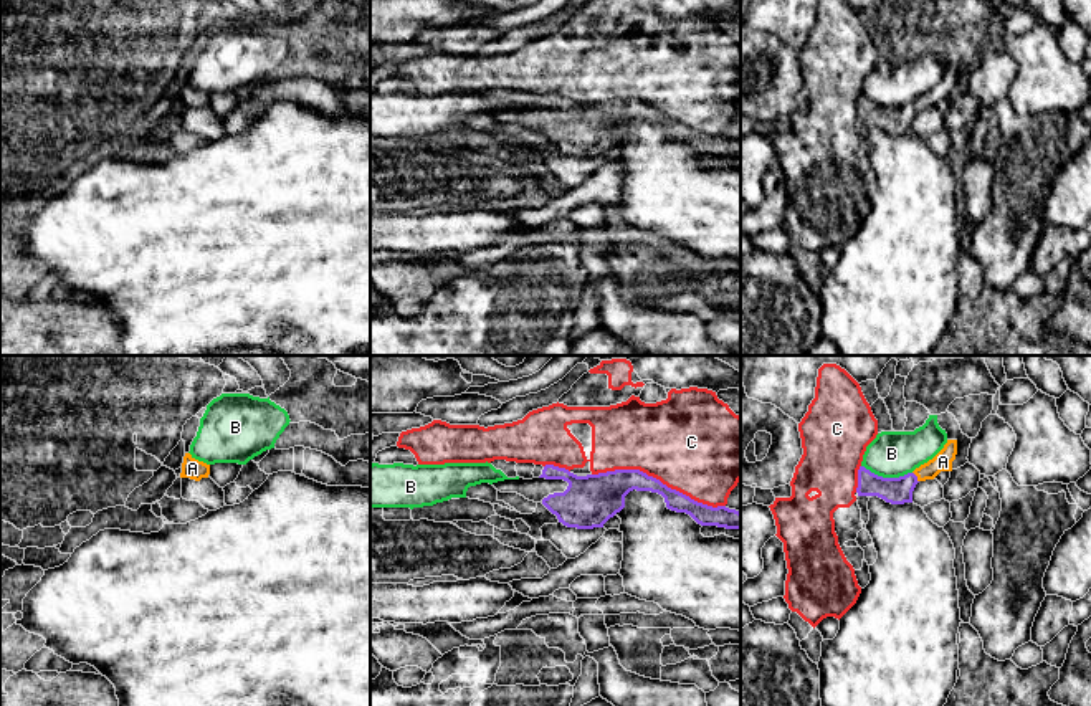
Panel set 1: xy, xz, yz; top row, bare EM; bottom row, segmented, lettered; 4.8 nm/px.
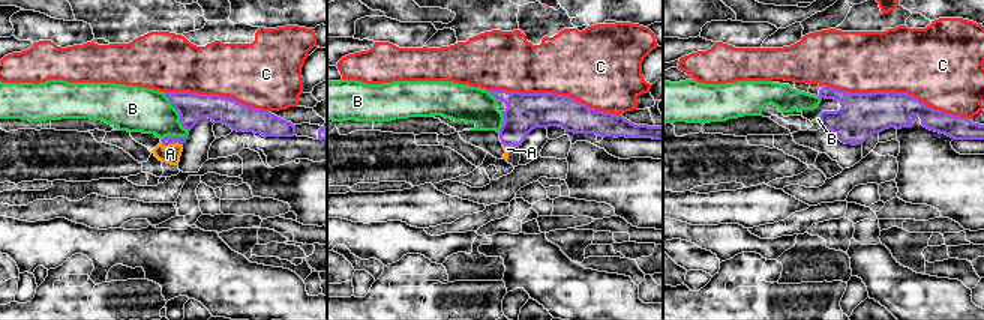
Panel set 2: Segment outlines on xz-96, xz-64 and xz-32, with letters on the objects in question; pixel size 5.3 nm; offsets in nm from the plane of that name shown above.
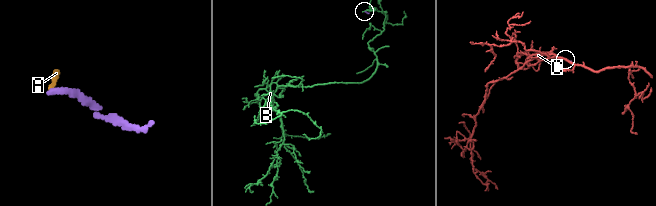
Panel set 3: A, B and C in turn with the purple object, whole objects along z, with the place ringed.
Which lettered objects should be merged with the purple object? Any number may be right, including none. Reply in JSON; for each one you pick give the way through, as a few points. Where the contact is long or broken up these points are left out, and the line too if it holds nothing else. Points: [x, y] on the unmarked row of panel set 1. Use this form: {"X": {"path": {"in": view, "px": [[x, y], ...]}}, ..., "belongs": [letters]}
{"A": {"path": {"in": "yz", "px": [[900, 119], [916, 106], [943, 91]]}}, "belongs": ["A"]}

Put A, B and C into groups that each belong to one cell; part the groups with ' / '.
A / B / C

